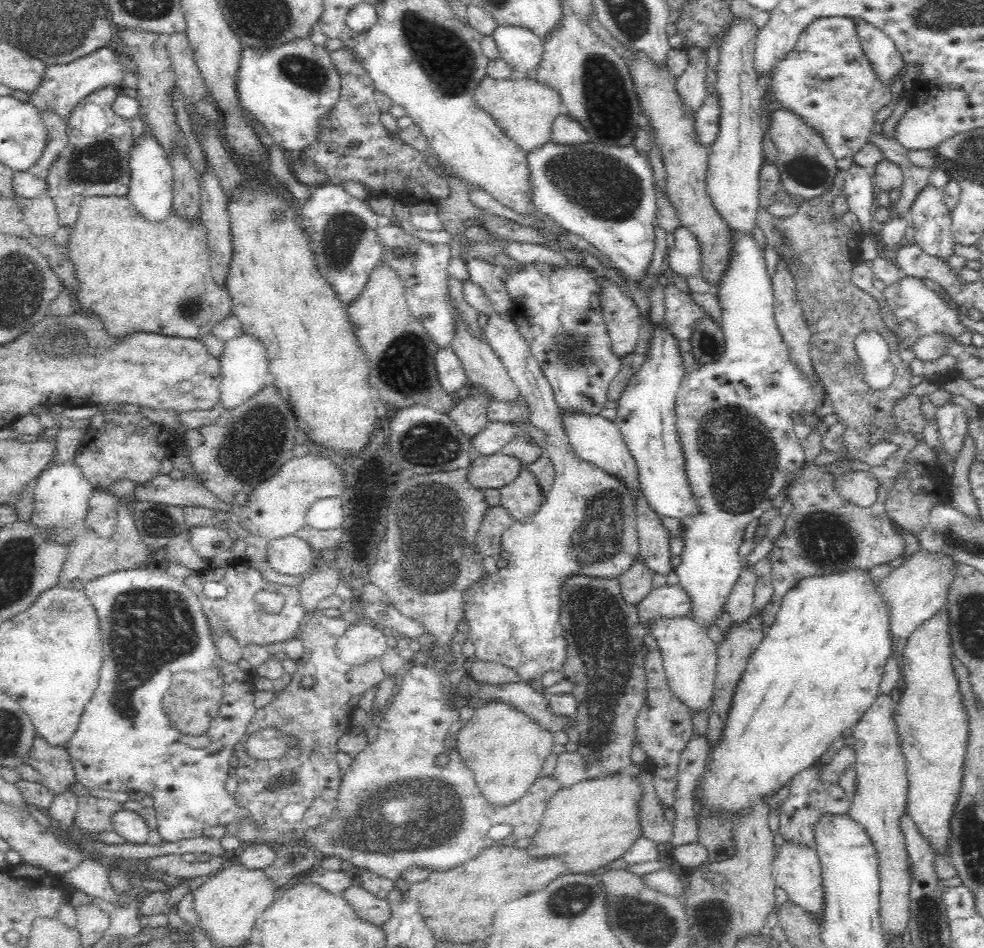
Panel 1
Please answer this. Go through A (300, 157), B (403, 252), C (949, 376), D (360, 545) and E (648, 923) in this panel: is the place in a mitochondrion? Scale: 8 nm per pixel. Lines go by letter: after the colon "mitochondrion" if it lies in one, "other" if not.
A: other
B: mitochondrion
C: other
D: other
E: mitochondrion

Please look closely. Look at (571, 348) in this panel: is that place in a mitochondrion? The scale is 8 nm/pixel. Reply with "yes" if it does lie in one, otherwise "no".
yes

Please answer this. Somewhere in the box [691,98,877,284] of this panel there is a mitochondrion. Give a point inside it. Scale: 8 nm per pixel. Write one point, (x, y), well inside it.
(804, 168)

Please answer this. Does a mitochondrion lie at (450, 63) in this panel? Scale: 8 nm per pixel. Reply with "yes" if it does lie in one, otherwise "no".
yes

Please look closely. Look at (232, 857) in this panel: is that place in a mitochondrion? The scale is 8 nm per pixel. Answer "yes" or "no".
no

